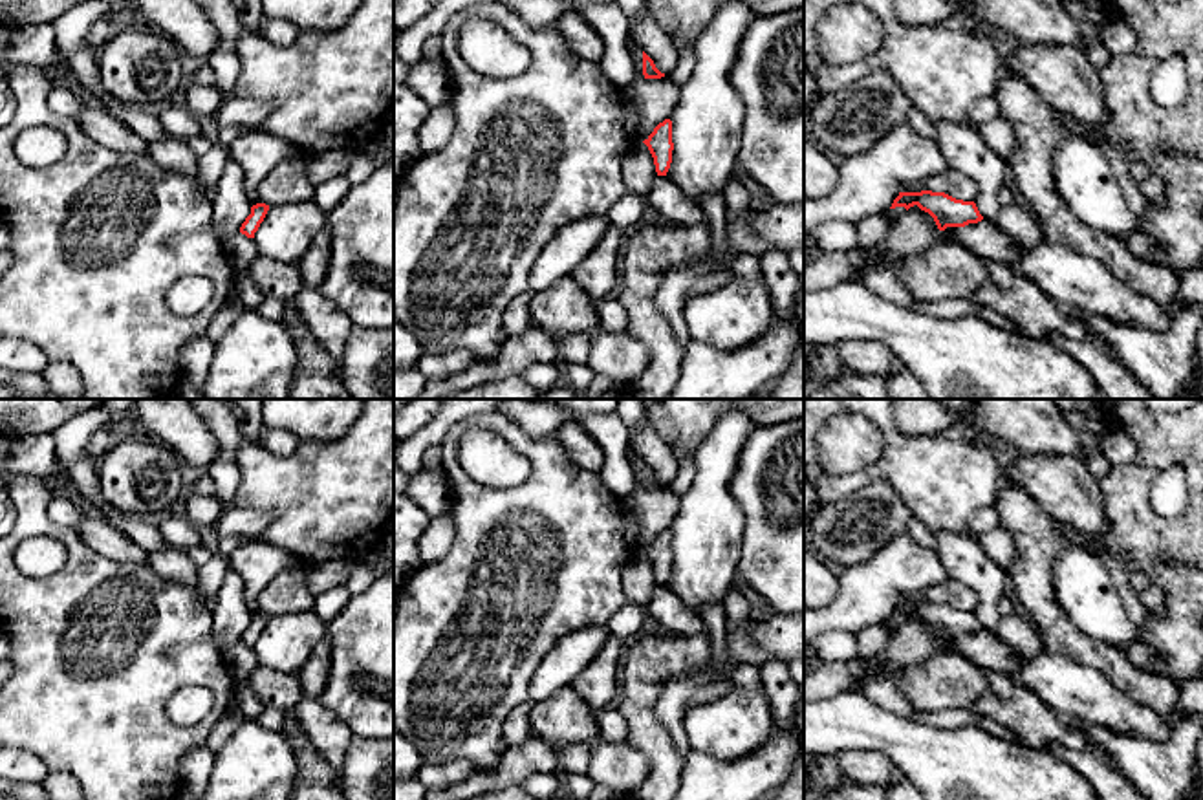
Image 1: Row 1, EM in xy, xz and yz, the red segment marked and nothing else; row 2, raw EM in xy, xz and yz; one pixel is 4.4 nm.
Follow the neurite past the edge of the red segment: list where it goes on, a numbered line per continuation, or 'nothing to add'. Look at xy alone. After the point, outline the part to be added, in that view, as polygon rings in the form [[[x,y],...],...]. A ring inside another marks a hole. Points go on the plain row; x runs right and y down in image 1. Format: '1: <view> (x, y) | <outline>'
nothing to add

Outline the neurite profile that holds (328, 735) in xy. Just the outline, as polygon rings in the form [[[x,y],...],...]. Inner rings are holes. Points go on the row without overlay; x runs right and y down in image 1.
[[[302,697],[291,712],[302,734],[341,776],[353,732],[319,697]]]

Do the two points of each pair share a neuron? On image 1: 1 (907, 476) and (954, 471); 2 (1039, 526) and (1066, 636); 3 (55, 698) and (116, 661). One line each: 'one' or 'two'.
1: one
2: one
3: one

